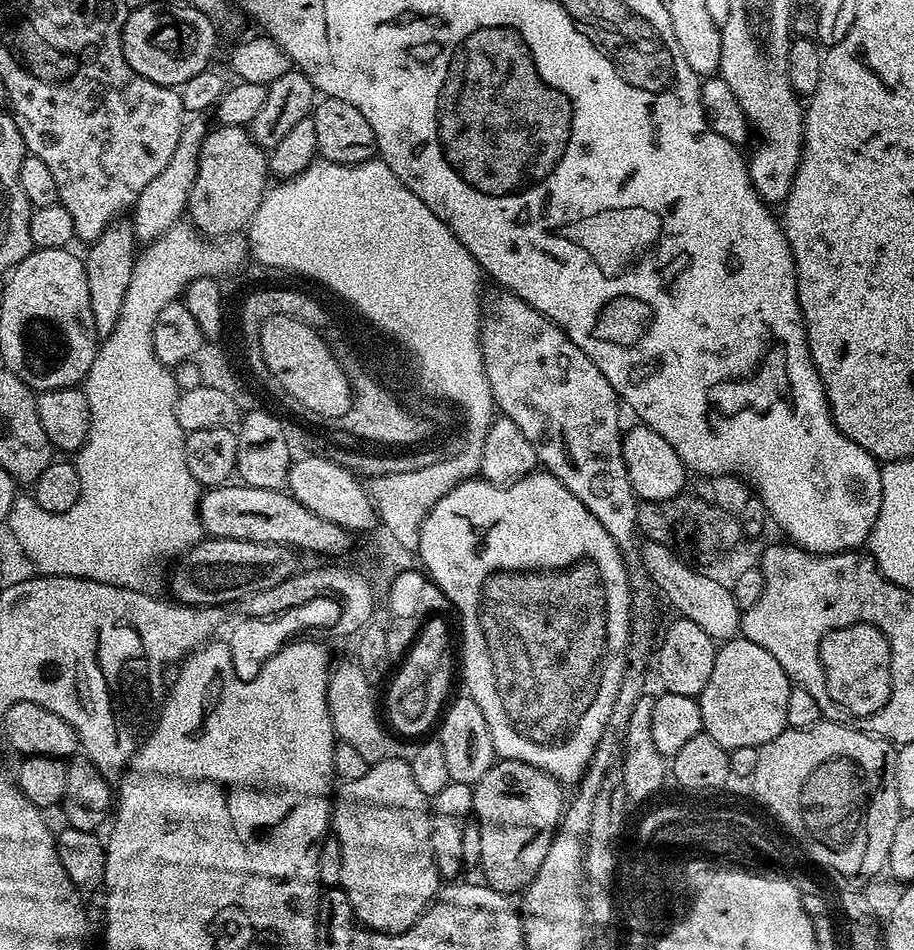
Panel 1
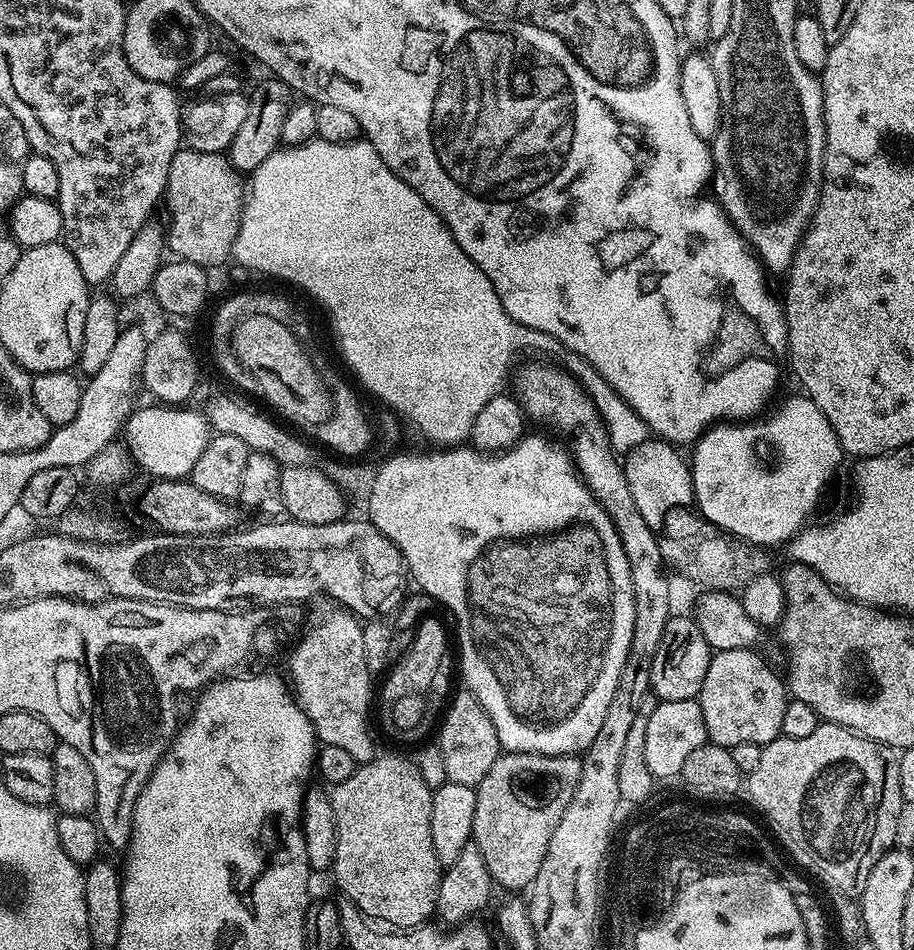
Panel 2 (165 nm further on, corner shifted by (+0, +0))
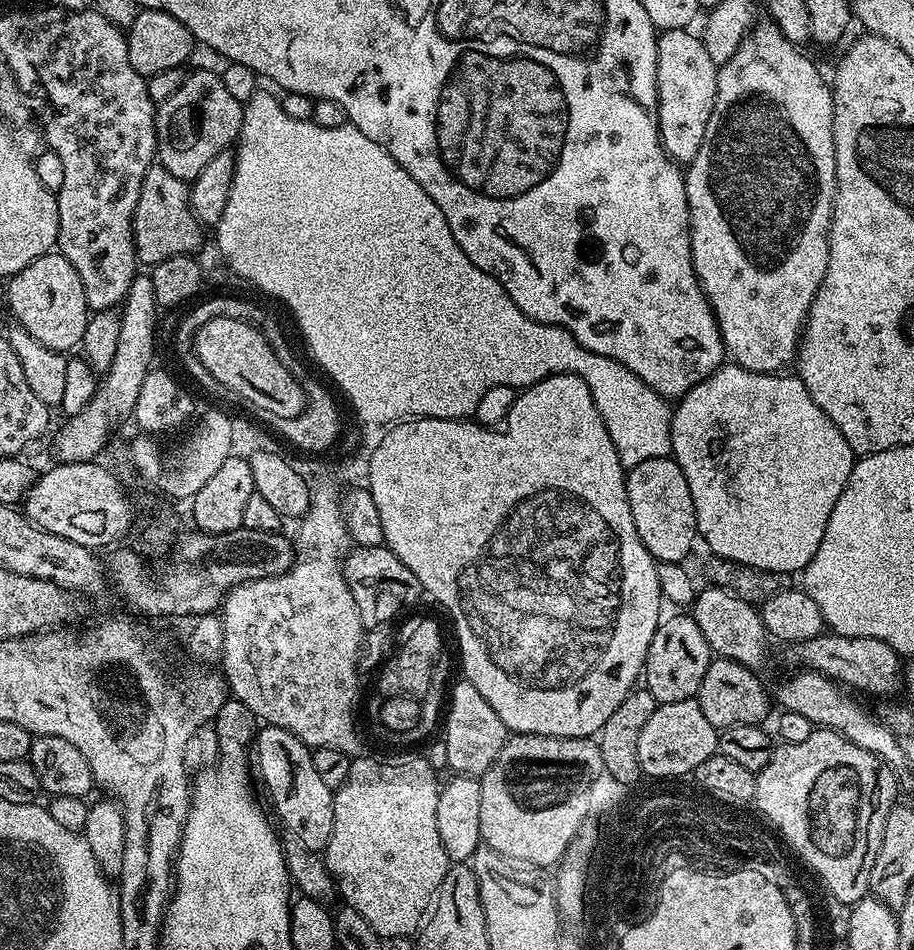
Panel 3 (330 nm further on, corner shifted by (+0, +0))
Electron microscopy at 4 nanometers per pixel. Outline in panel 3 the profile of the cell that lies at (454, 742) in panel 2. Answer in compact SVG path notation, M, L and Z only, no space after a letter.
M463 678L457 679L456 685L451 685L450 699L446 704L446 715L442 720L442 739L446 746L446 758L448 768L457 776L475 776L477 778L484 775L486 770L498 758L502 746L508 741L510 735L508 727L494 714L490 702L474 690L474 686Z

